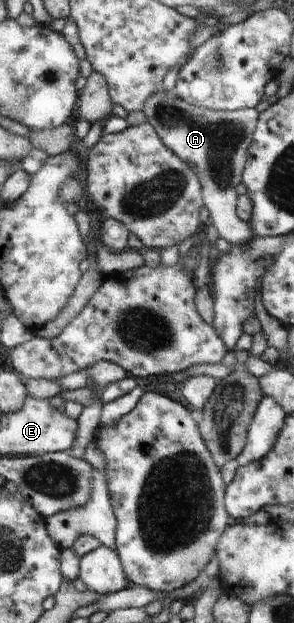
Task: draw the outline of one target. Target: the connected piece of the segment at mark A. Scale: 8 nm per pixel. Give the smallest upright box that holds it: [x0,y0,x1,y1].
[144,89,259,247]

